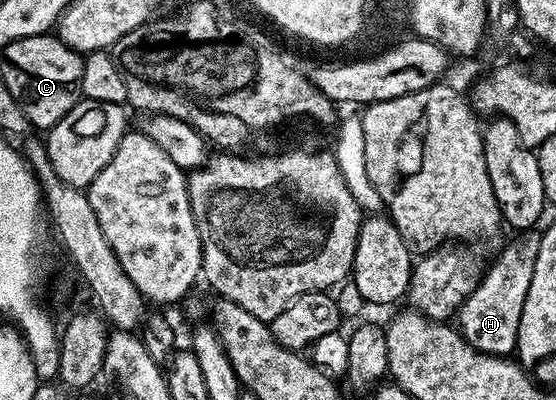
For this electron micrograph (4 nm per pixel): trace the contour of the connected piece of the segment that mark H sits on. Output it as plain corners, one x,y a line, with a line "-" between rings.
526,230
515,236
518,237
497,253
499,256
495,258
494,265
485,269
482,279
456,313
458,331
476,352
502,354
507,351
506,347
510,347
510,350
518,347
520,314
524,310
524,298
528,298
540,236
534,230

